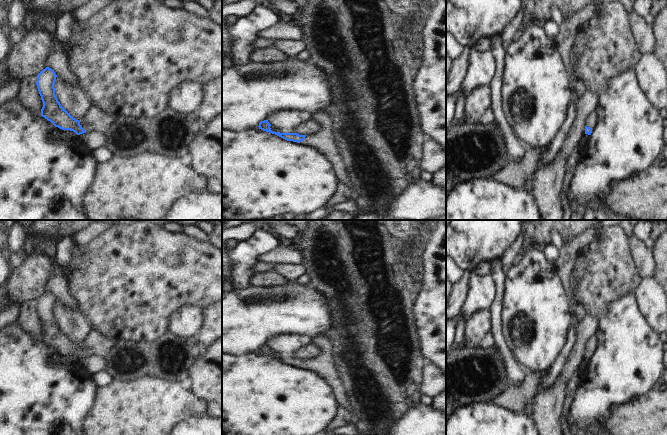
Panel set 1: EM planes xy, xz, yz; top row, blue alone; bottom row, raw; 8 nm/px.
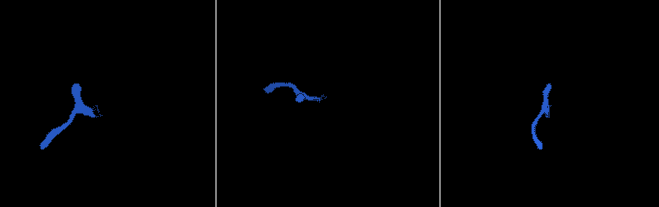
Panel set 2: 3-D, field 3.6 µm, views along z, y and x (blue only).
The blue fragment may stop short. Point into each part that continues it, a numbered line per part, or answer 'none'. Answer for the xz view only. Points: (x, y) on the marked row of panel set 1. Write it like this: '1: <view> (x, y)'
1: xz (324, 141)

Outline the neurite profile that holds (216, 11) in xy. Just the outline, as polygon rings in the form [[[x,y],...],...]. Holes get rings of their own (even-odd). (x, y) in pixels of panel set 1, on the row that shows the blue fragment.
[[[215,0],[213,7],[209,10],[209,15],[222,24],[222,0]]]

